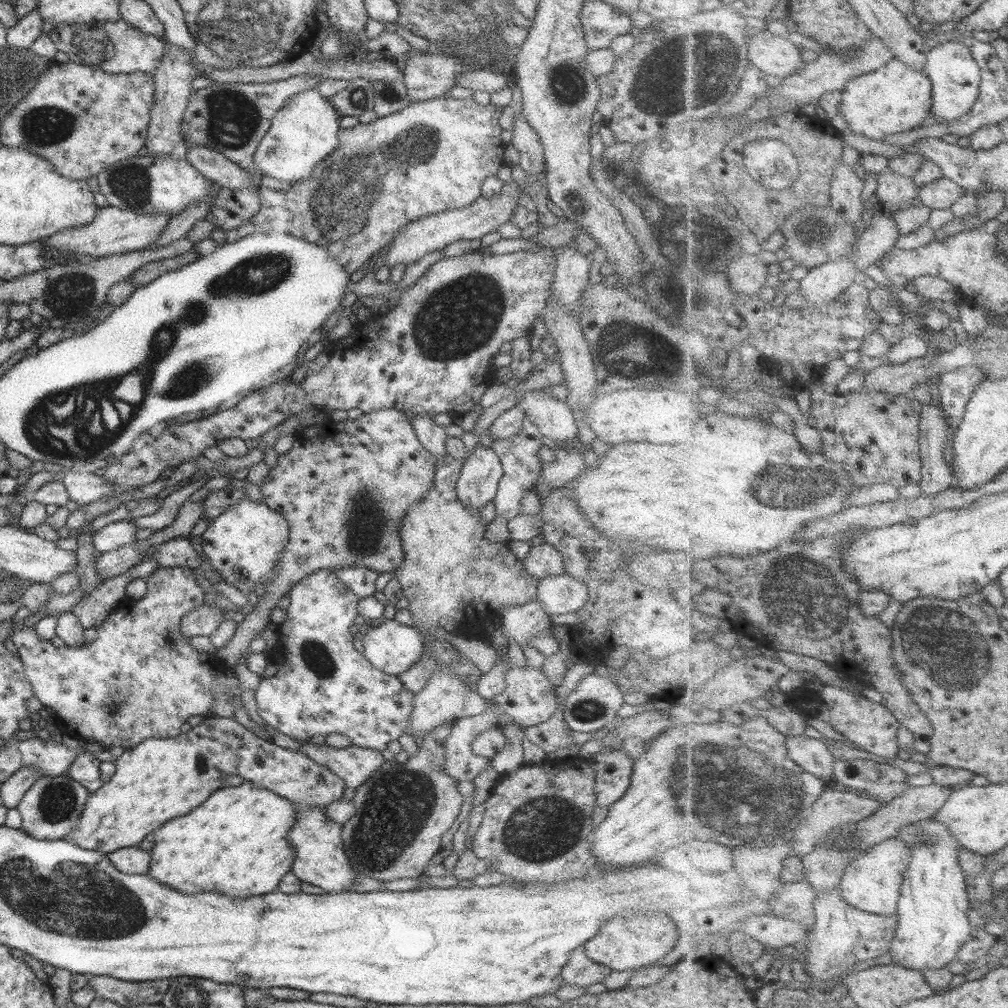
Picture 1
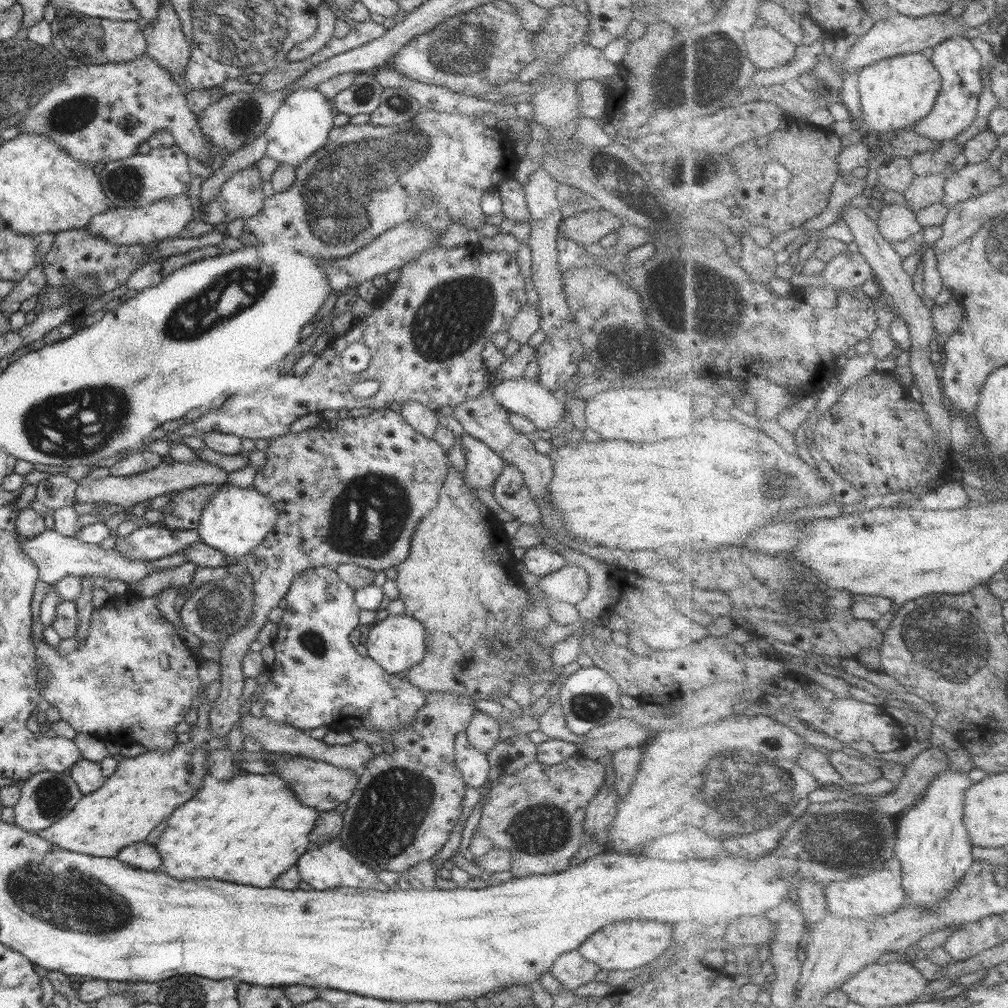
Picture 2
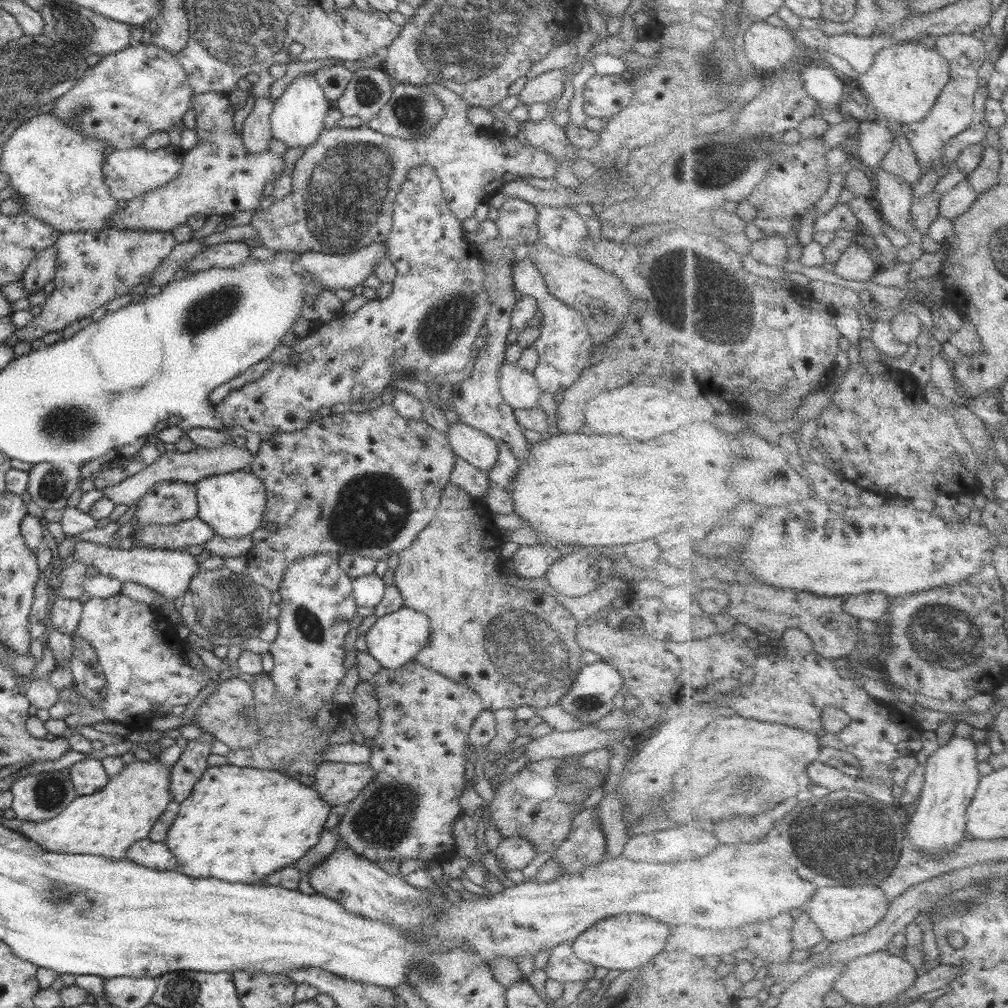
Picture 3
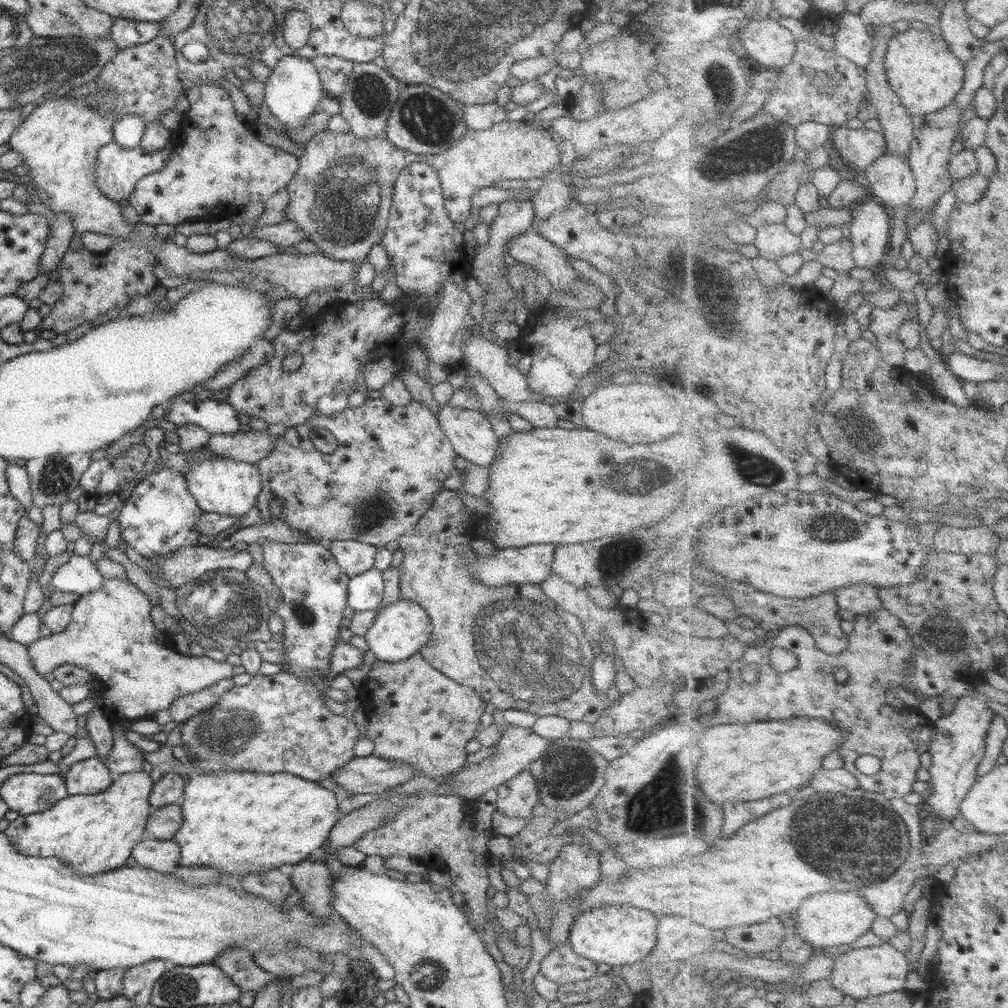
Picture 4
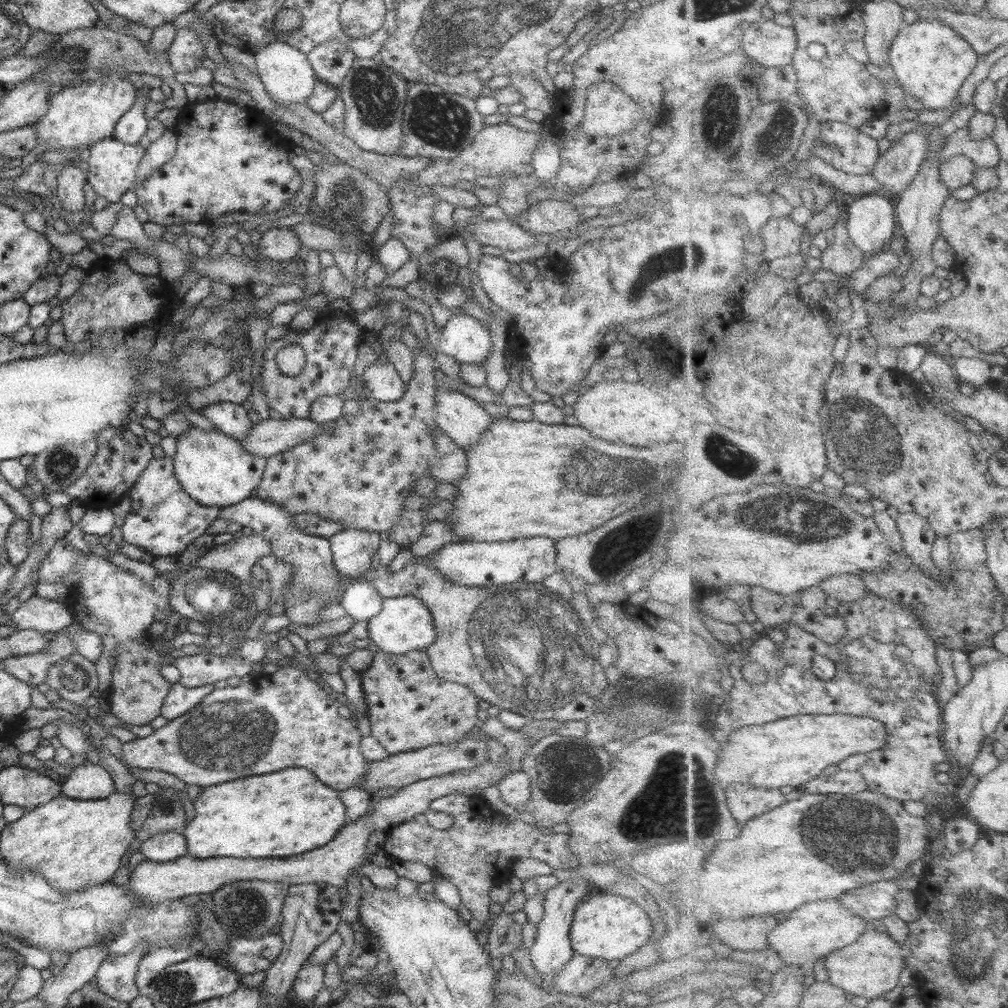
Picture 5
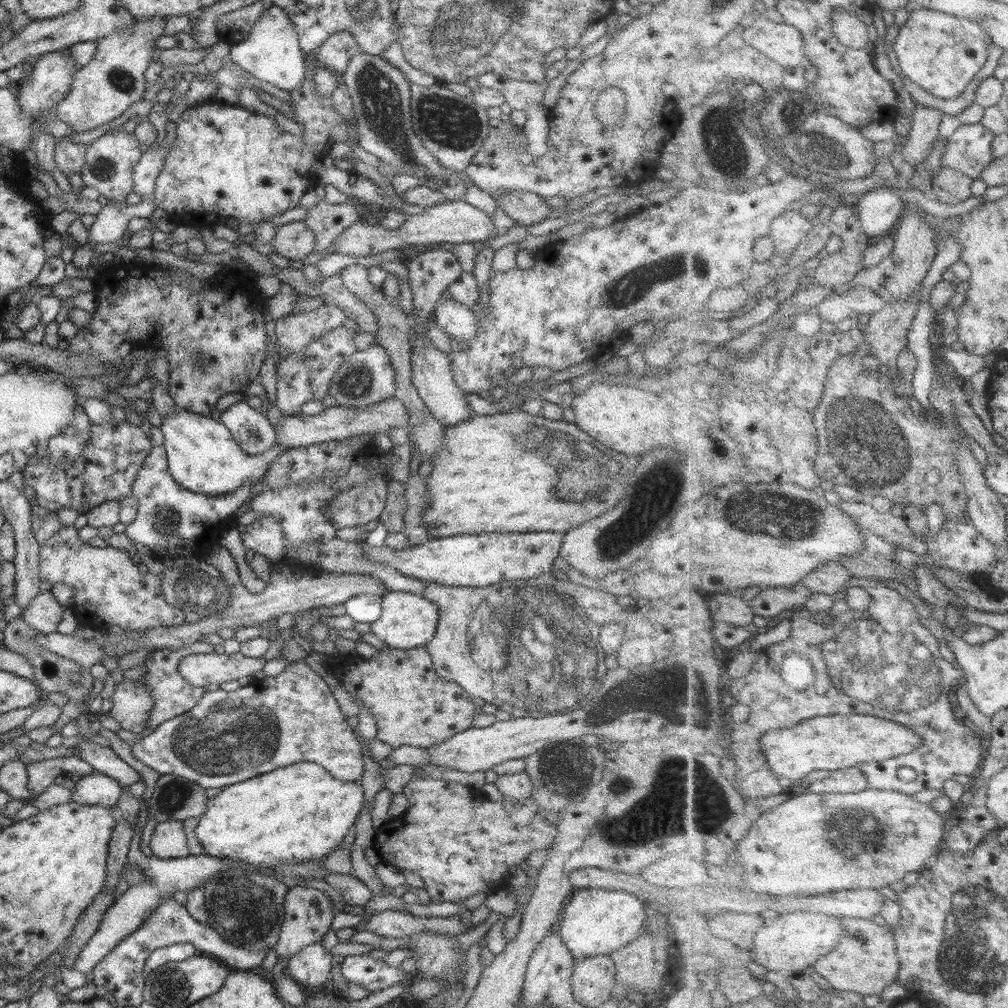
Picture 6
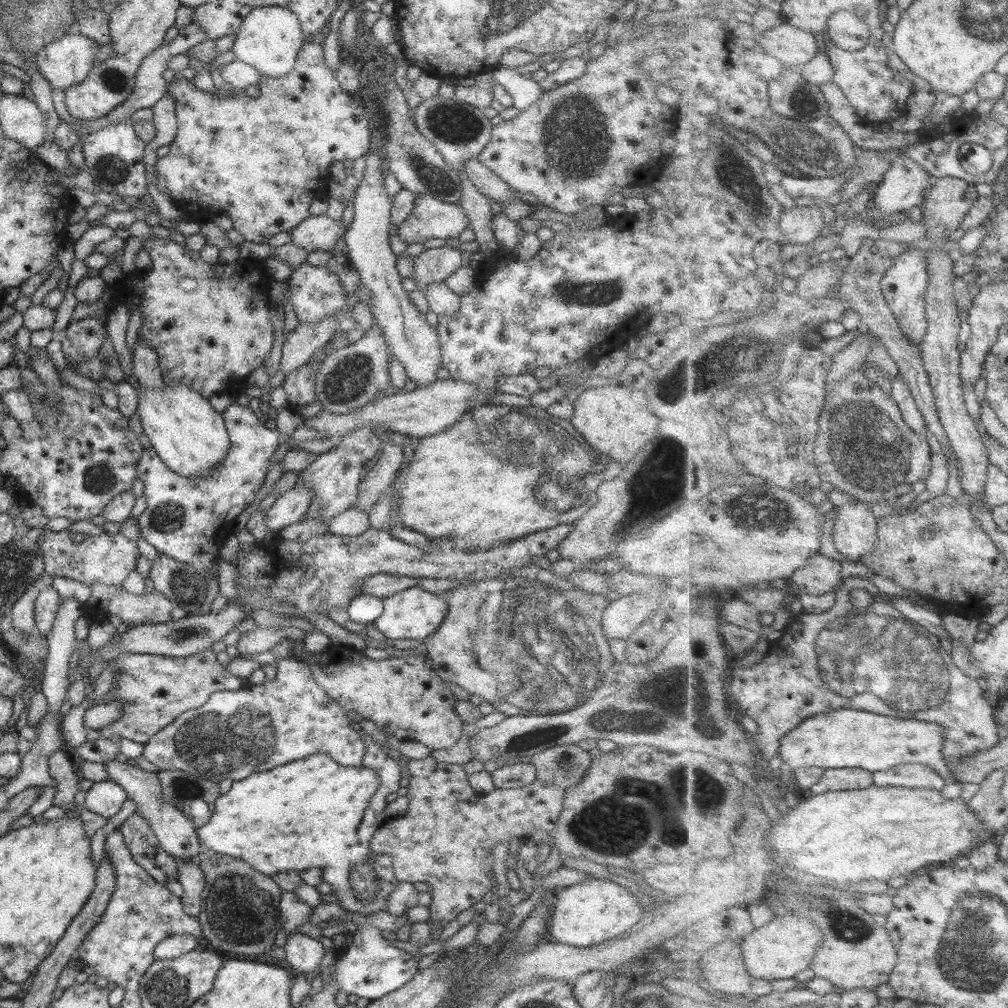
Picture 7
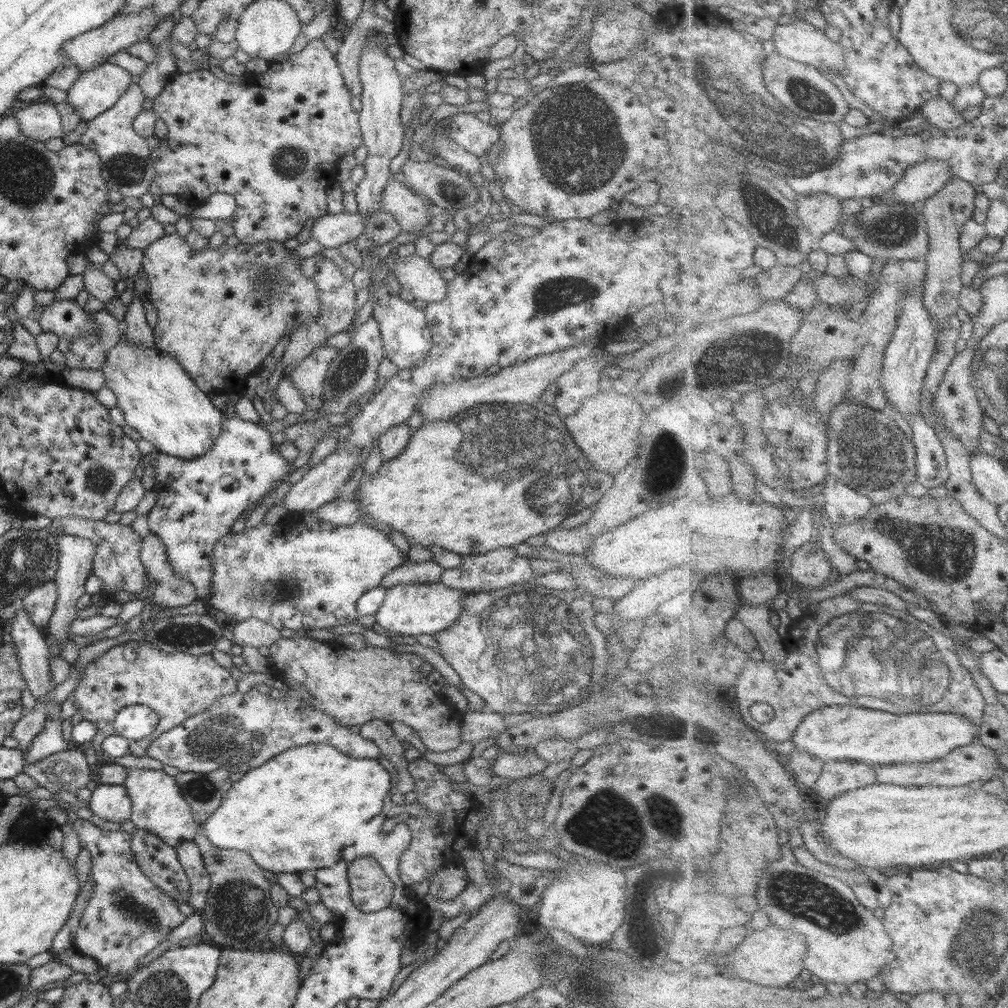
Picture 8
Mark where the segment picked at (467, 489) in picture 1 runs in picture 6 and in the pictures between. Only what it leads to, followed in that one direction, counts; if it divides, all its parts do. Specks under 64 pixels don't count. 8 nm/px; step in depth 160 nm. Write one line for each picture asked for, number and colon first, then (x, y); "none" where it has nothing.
2: (483, 465)
3: (480, 450)
4: (470, 432)
5: (464, 420)
6: (431, 369)

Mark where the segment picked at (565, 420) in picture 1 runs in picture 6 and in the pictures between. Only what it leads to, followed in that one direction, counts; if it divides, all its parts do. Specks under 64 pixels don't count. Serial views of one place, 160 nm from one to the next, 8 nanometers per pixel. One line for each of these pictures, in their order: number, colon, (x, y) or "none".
2: (533, 400)
3: (519, 388)
4: (481, 355)
5: (463, 337)
6: (457, 320)

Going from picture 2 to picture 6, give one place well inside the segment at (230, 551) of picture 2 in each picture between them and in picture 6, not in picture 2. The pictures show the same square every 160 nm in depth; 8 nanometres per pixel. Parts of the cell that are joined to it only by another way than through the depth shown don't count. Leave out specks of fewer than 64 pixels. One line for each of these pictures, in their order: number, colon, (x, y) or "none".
3: (232, 503)
4: (225, 487)
5: (214, 469)
6: (202, 456)

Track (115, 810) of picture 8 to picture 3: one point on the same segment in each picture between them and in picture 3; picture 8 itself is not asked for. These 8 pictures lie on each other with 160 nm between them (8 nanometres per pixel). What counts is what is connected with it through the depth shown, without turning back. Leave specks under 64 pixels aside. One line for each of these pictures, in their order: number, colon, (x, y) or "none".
3: (88, 776)
4: (90, 776)
5: (88, 781)
6: (94, 789)
7: (106, 798)

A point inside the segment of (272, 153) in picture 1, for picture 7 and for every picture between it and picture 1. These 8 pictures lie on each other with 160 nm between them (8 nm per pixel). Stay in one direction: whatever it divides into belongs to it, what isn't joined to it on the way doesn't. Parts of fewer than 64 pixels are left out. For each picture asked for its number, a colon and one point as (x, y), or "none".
2: (301, 126)
3: (297, 118)
4: (293, 90)
5: (286, 73)
6: (271, 52)
7: (269, 38)

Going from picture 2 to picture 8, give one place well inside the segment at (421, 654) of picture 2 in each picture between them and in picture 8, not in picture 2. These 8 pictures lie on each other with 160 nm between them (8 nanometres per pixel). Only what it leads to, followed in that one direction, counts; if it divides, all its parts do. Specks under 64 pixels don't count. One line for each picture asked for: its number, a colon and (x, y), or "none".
3: (394, 640)
4: (401, 629)
5: (405, 624)
6: (408, 620)
7: (414, 613)
8: (416, 609)

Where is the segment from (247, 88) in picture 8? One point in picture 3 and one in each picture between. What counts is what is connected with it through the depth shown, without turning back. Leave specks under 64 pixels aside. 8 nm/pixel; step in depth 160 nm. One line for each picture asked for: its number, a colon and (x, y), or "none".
3: (220, 176)
4: (219, 166)
5: (228, 159)
6: (226, 162)
7: (262, 161)

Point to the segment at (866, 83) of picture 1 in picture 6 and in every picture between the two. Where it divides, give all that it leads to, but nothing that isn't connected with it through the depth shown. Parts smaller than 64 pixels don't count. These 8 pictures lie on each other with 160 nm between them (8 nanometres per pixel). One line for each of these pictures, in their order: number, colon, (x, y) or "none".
2: (897, 92)
3: (904, 85)
4: (924, 69)
5: (932, 60)
6: (944, 53)

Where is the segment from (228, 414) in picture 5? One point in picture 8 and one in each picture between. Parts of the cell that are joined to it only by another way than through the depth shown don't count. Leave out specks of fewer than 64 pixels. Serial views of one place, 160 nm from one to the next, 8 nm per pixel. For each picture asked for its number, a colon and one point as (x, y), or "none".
6: (254, 433)
7: (209, 502)
8: (212, 493)

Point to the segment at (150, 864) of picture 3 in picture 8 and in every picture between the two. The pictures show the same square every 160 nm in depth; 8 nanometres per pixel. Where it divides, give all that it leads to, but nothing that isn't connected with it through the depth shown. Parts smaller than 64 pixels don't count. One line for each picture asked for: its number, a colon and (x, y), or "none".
4: (161, 856)
5: (163, 847)
6: (168, 841)
7: (175, 831)
8: (158, 807)

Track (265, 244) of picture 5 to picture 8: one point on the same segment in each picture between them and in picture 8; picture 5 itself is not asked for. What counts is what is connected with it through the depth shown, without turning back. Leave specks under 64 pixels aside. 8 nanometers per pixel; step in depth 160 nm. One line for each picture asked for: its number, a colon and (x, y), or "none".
6: (295, 241)
7: (315, 233)
8: (331, 231)

